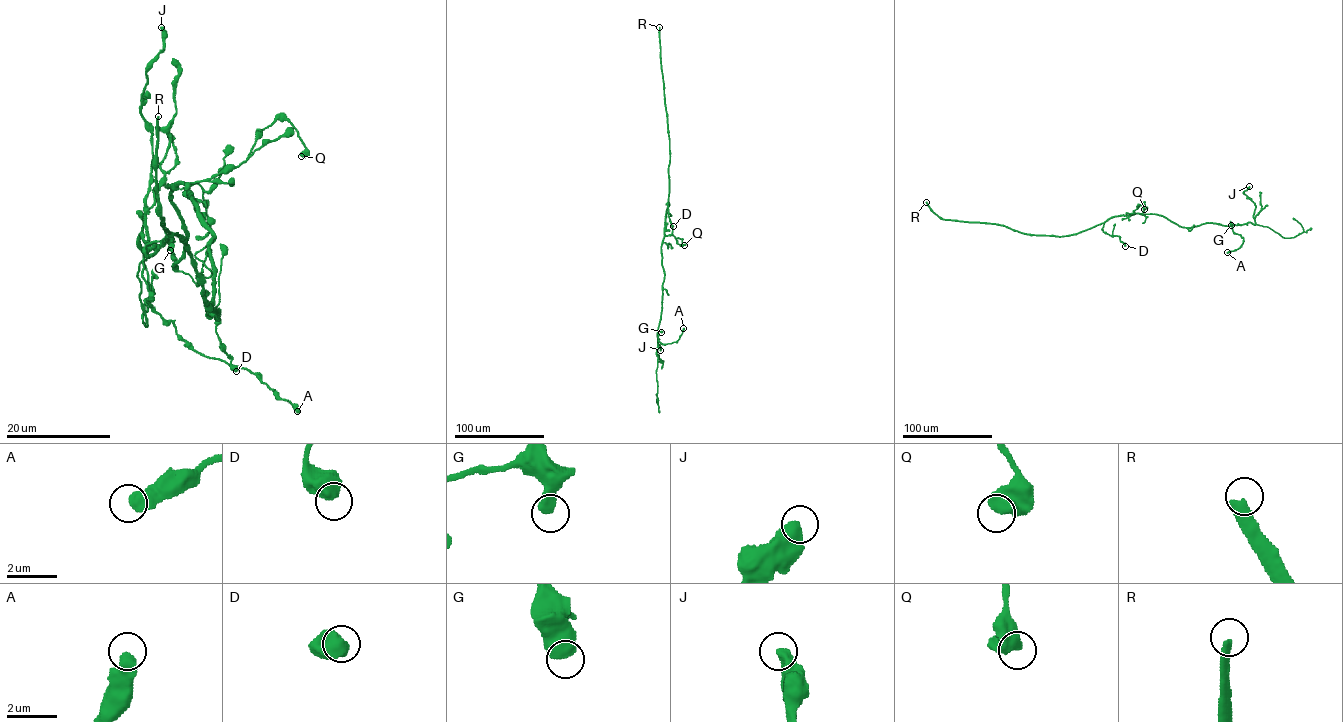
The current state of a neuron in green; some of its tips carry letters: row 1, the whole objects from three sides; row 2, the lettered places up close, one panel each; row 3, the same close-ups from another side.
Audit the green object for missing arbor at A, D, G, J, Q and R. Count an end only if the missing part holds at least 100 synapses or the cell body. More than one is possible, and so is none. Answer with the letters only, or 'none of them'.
R

